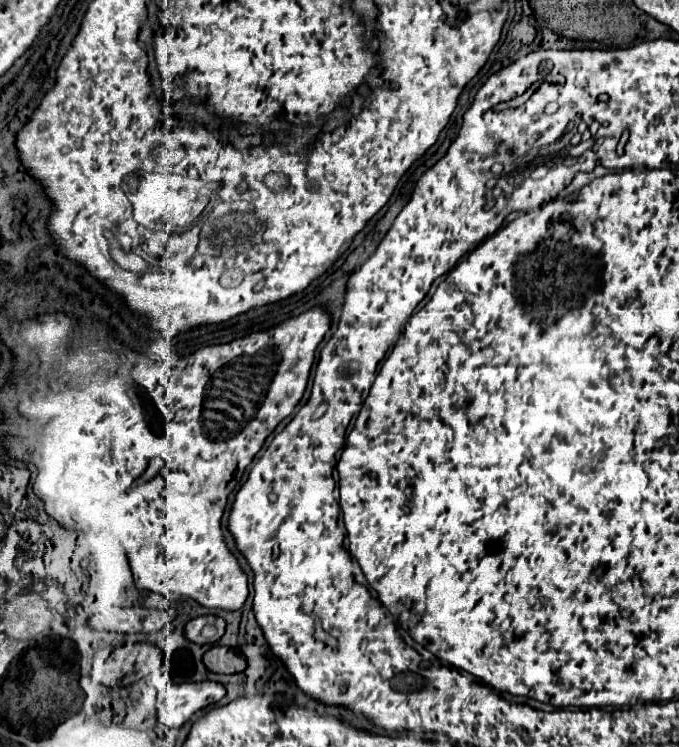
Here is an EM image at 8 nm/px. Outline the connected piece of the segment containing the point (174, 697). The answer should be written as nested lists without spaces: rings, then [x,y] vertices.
[[[183,682],[171,686],[157,696],[159,722],[167,728],[181,728],[197,710],[219,702],[225,696],[225,686],[219,682]]]

